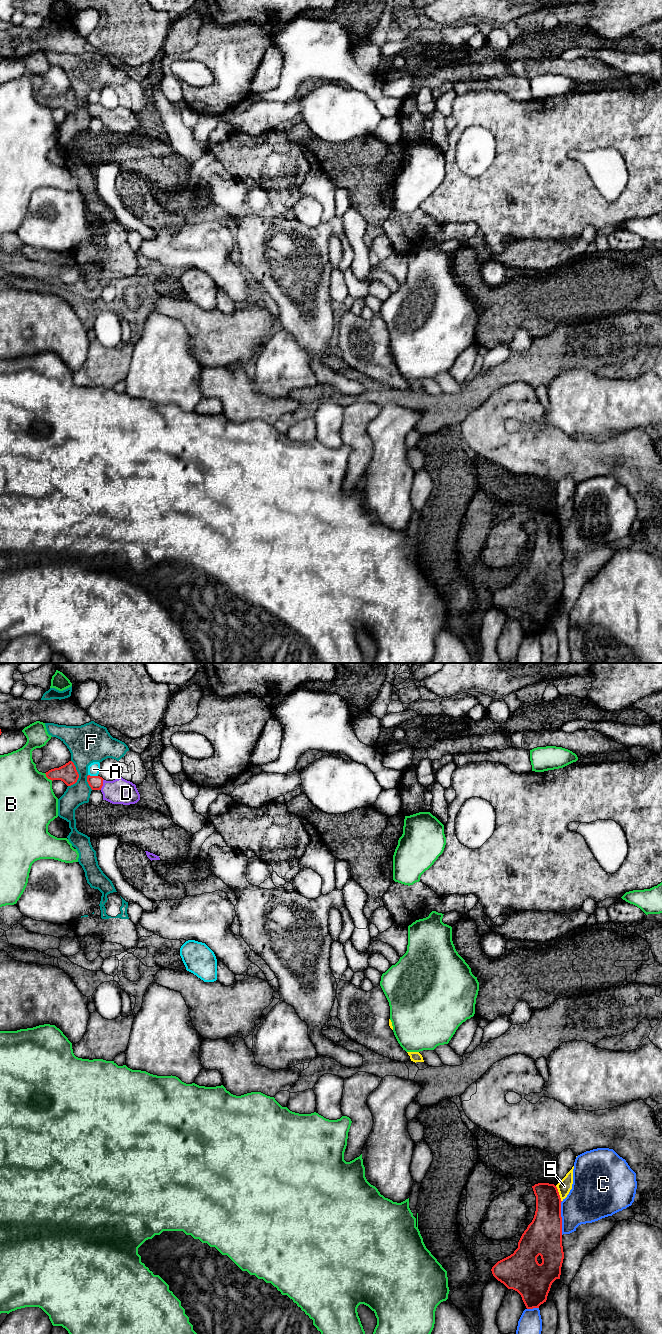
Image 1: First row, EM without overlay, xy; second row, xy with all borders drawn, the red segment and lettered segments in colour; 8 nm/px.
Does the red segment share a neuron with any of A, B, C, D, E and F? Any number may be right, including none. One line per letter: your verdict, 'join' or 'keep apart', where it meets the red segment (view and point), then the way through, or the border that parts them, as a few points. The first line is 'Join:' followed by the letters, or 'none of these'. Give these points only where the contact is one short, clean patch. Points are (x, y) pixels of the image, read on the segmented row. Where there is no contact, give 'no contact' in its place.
Join: D
A: keep apart; meets red in xy at (93, 776)
B: keep apart; meets red in xy at (48, 778)
C: keep apart; meets red in xy at (561, 1218)
D: join; meets red in xy at (102, 784); runs through xy (95, 782), (102, 784), (112, 791), (119, 791)
E: keep apart; meets red in xy at (558, 1194)
F: keep apart; meets red in xy at (78, 775)

